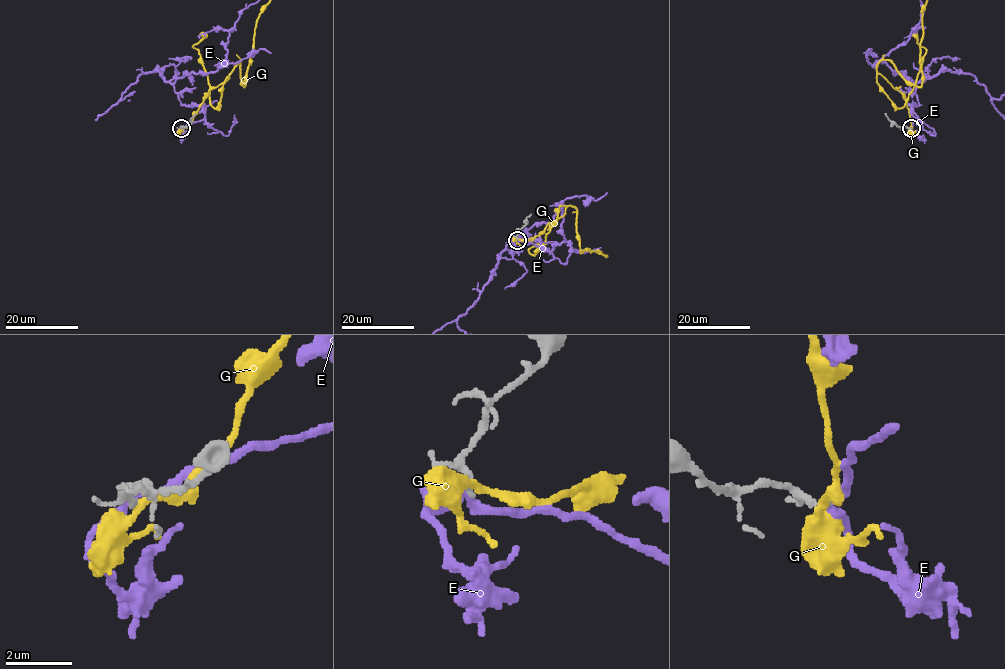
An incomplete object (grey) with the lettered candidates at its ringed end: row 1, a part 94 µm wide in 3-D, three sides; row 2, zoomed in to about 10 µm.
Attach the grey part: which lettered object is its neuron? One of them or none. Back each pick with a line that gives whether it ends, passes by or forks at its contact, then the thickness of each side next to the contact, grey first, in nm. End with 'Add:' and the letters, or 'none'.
Add: none

